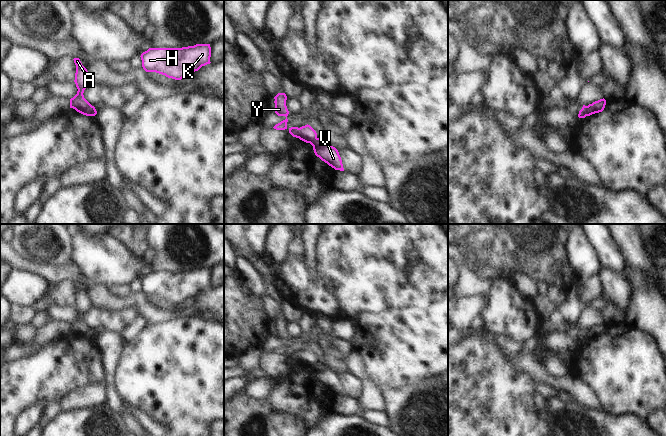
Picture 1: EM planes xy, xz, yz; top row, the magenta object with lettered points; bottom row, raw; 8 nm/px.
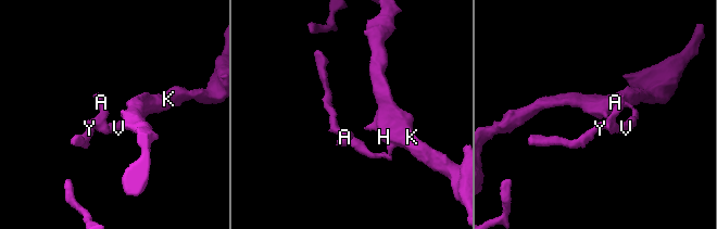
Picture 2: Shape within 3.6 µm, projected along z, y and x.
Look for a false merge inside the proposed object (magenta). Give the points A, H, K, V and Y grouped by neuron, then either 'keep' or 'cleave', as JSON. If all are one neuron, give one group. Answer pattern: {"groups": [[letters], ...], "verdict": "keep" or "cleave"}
{"groups": [["A", "Y"], ["H", "K", "V"]], "verdict": "cleave"}

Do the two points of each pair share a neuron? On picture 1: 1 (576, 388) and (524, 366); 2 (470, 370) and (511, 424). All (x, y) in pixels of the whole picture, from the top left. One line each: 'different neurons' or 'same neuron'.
1: same neuron
2: same neuron

